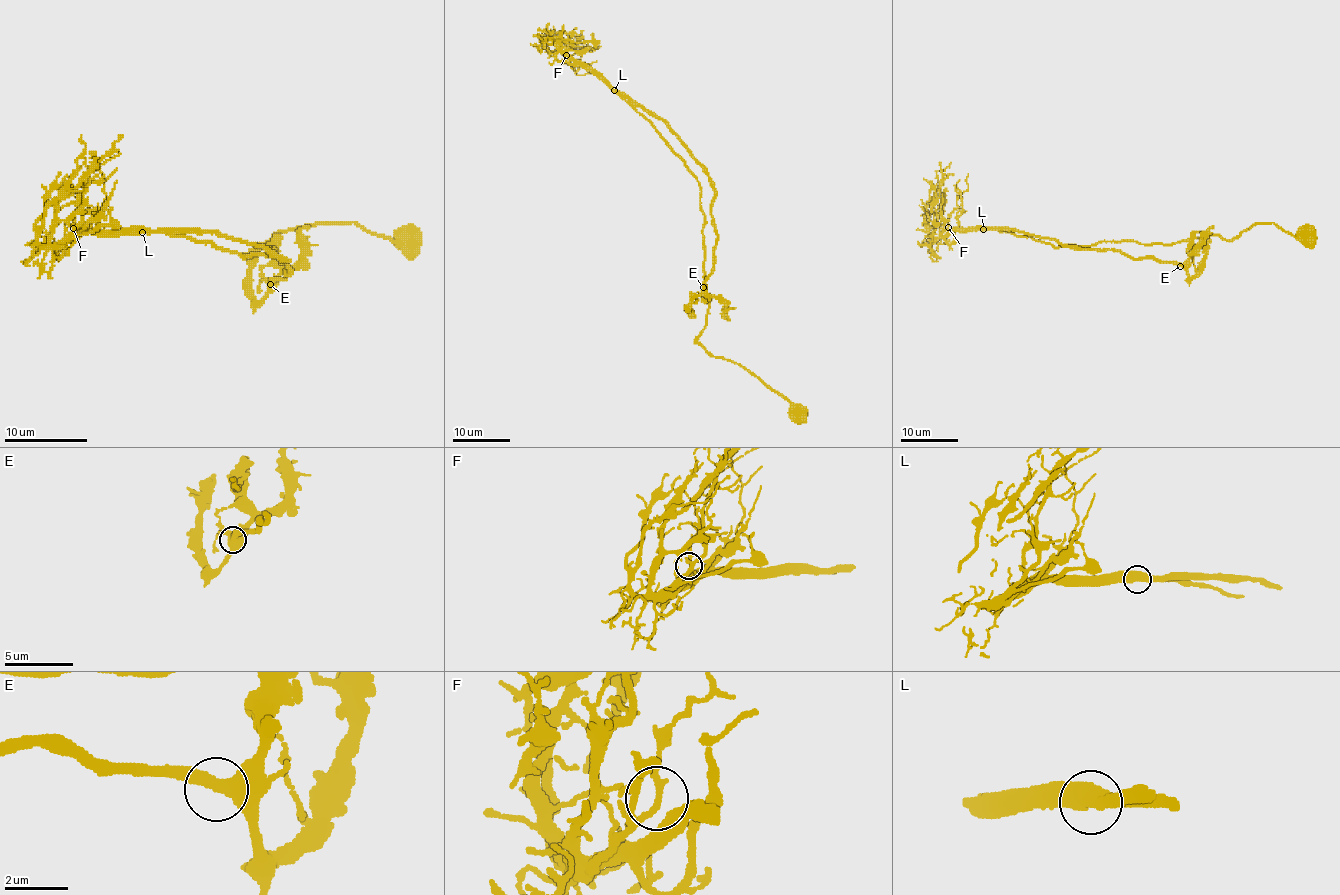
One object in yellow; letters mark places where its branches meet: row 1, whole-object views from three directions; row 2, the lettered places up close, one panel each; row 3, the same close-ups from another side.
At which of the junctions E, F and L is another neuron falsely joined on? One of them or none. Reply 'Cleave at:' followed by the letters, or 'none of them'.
Cleave at: none of them

